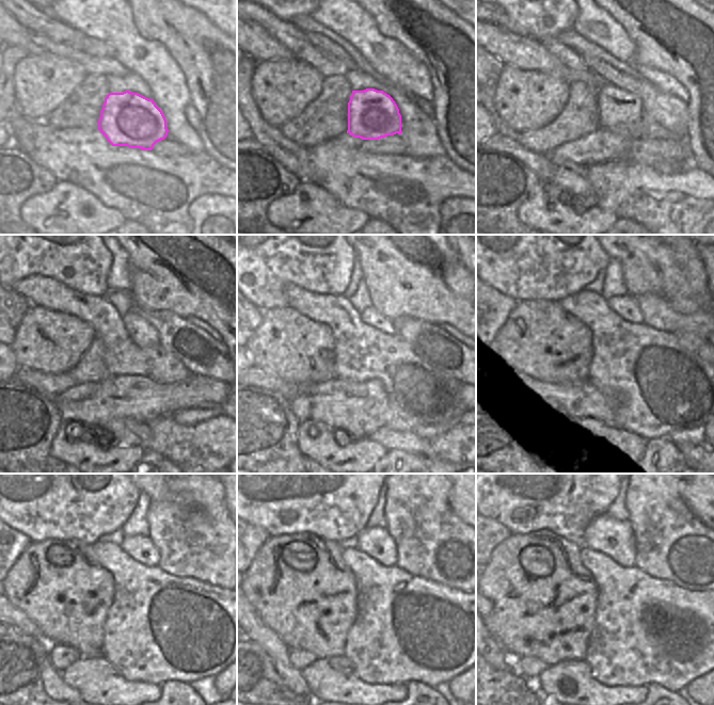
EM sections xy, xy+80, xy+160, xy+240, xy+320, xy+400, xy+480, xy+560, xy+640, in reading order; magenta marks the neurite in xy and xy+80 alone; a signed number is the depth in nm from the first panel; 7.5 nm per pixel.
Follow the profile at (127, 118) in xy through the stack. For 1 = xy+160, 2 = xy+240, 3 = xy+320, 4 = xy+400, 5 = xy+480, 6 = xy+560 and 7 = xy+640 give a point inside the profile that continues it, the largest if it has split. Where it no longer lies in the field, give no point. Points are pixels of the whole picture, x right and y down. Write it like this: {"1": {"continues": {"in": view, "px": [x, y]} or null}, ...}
{"1": {"continues": {"in": "xy+160", "px": [617, 108]}}, "2": {"continues": {"in": "xy+240", "px": [144, 335]}}, "3": {"continues": {"in": "xy+320", "px": [369, 316]}}, "4": {"continues": {"in": "xy+400", "px": [625, 306]}}, "5": {"continues": {"in": "xy+480", "px": [142, 549]}}, "6": {"continues": {"in": "xy+560", "px": [377, 543]}}, "7": {"continues": {"in": "xy+640", "px": [615, 539]}}}

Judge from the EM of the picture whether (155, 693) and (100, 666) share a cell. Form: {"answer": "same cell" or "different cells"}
{"answer": "same cell"}

